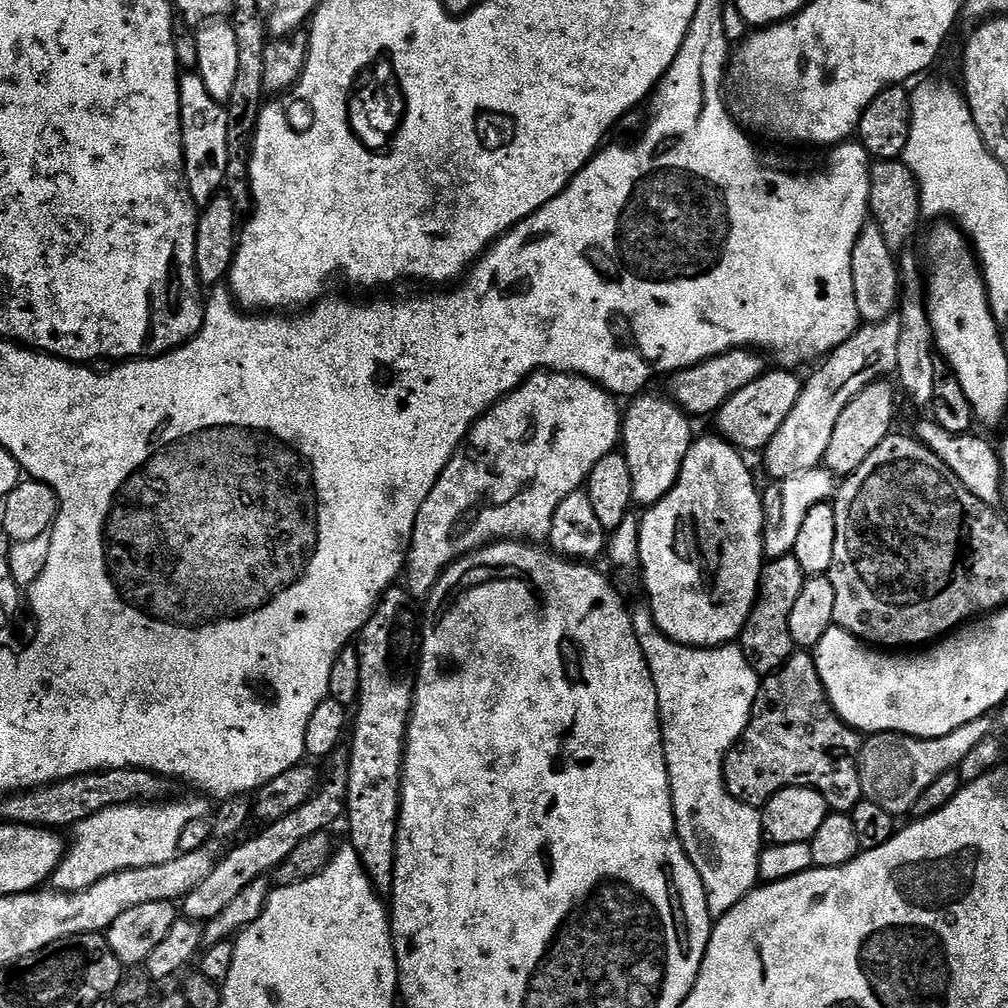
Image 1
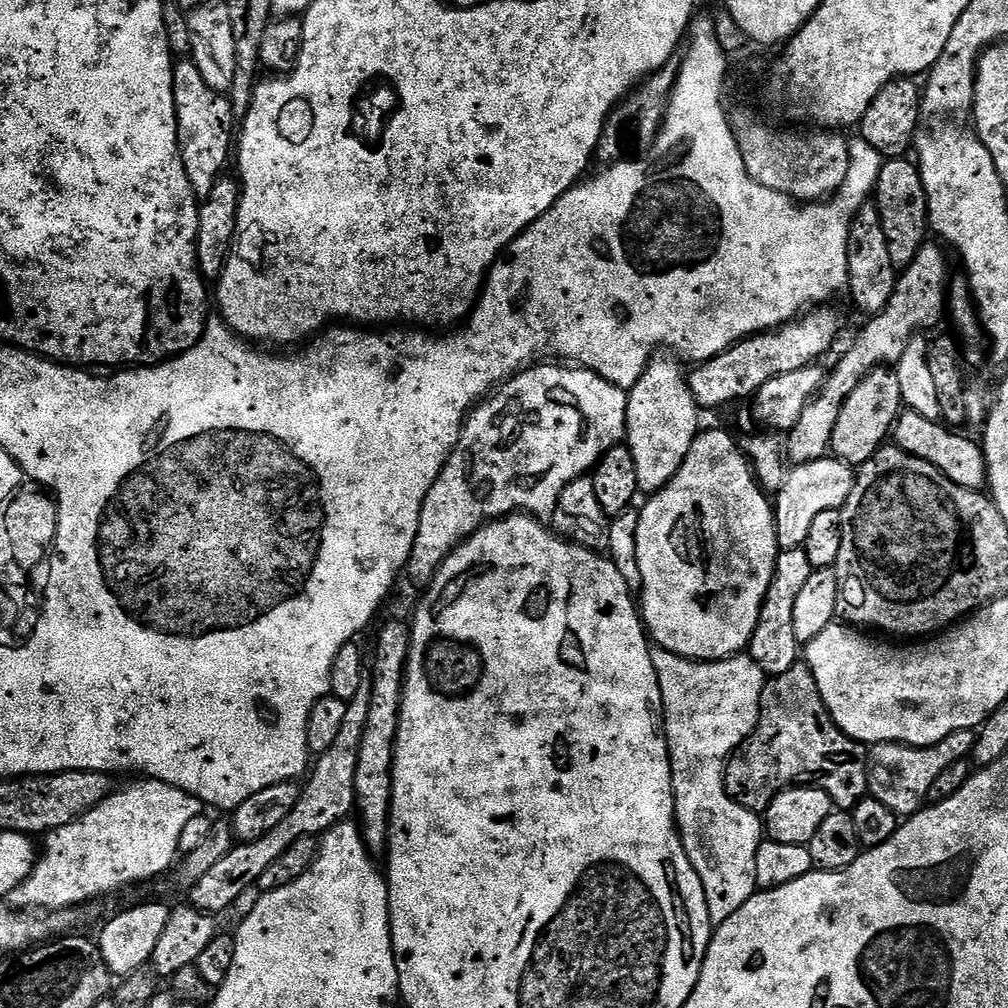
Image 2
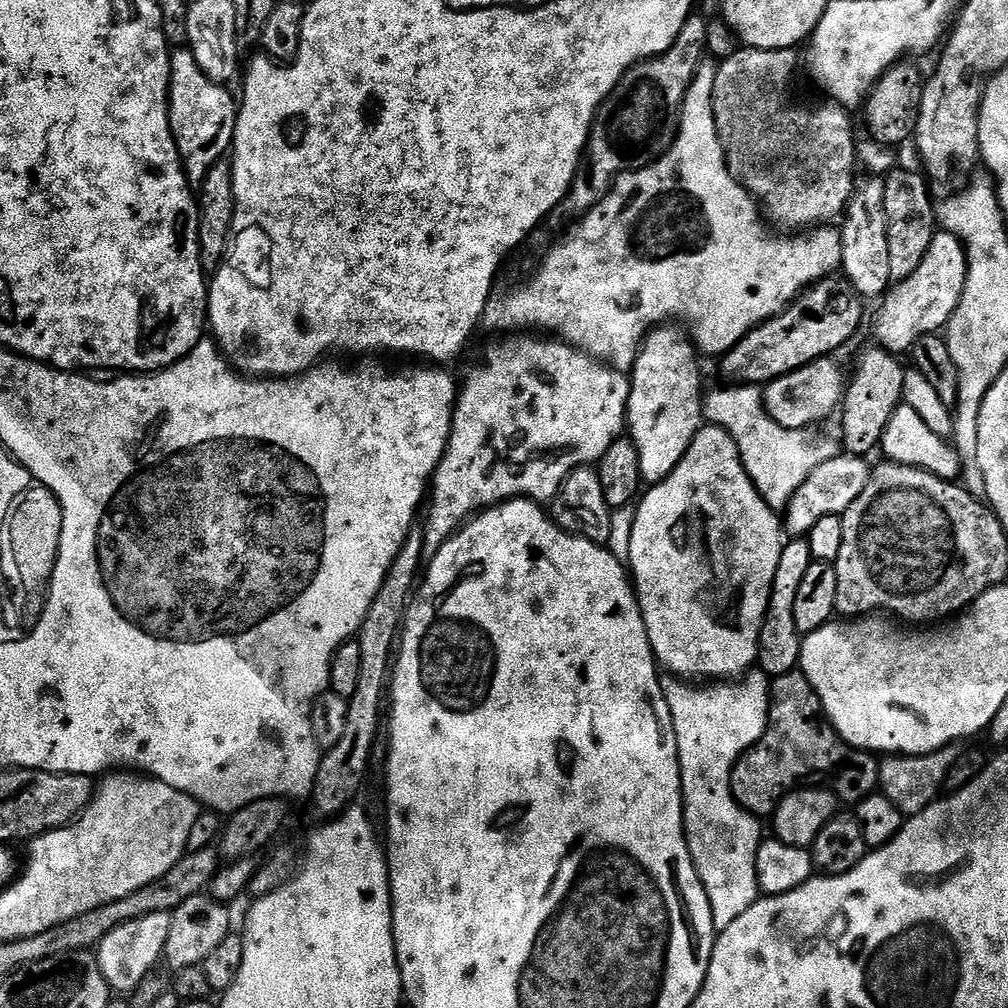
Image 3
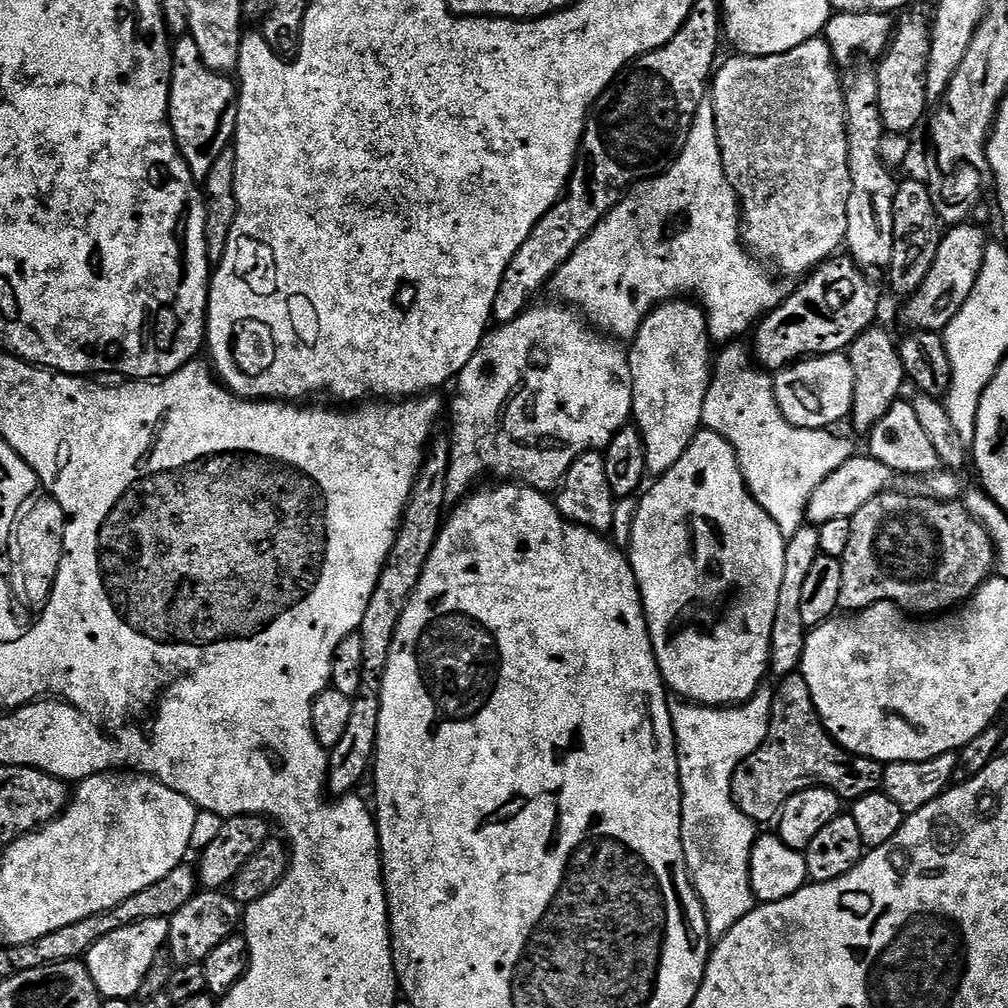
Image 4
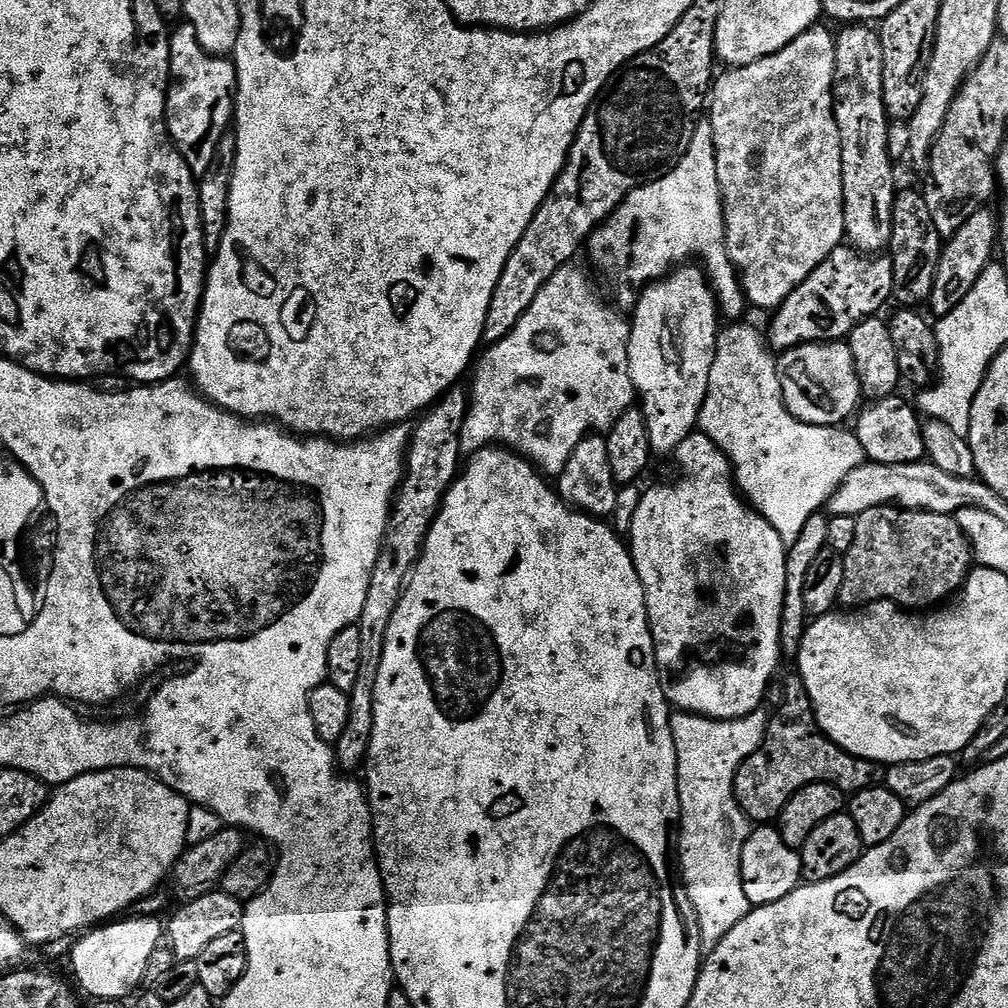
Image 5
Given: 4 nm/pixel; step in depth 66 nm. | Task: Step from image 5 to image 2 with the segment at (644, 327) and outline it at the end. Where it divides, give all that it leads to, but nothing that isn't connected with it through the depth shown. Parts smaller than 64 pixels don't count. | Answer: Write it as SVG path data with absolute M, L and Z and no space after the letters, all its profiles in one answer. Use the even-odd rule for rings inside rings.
M657 354L628 392L626 446L634 454L638 486L644 494L659 492L671 482L682 462L686 462L686 454L690 454L690 446L694 446L694 438L702 428L702 412L696 407L683 366L675 355Z

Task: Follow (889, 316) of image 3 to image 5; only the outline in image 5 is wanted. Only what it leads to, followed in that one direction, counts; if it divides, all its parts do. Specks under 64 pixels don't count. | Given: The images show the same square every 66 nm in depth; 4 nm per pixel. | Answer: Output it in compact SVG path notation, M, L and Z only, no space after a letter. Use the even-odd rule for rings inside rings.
M981 210L970 214L970 218L966 218L966 226L962 226L962 230L958 230L953 236L947 237L934 278L934 290L927 302L927 307L932 308L933 317L950 314L950 310L954 310L954 306L958 306L958 302L962 302L962 298L966 298L966 294L974 290L974 282L982 278L982 270L986 270L986 266L993 263L992 251L997 251L998 248L998 216L997 213L988 211Z

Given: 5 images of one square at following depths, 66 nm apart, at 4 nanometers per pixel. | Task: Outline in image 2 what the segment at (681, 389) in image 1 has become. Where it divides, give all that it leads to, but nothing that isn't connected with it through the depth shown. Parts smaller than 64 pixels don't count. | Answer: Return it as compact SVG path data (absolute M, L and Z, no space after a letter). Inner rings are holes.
M816 306L811 310L805 311L803 314L797 315L795 320L789 320L787 324L782 324L778 328L773 328L771 332L758 332L755 336L748 336L745 340L740 340L736 344L733 344L731 348L728 348L725 352L720 352L714 358L697 363L696 368L687 373L688 385L690 390L694 394L696 399L696 407L701 410L707 410L707 408L724 408L727 404L734 404L738 400L745 400L745 402L751 401L758 390L762 390L762 386L766 386L766 382L770 382L773 378L782 378L782 374L794 374L794 370L802 370L803 368L811 368L817 363L816 360L819 356L824 356L832 347L836 344L836 335L840 332L840 316L832 309L832 306Z

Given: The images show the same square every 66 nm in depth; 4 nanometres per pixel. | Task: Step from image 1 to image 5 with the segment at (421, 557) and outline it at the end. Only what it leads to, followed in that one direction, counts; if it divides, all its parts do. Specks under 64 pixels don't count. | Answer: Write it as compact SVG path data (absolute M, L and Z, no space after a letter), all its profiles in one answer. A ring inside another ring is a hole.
M571 262L559 268L550 282L538 290L538 296L530 302L530 310L522 314L518 326L514 326L506 338L485 347L484 357L482 352L475 361L471 373L470 407L460 435L461 453L471 454L489 446L503 446L519 452L525 460L531 460L545 477L556 478L566 462L570 462L574 446L578 446L584 436L591 432L607 433L619 416L633 407L634 389L628 357L631 323L625 317L623 320L611 303L600 301L587 274L575 266Z

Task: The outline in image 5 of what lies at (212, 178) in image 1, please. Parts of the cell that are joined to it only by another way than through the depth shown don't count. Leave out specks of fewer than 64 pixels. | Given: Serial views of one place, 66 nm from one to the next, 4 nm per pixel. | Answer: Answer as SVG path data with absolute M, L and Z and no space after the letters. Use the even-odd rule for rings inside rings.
M177 23L171 29L168 41L170 76L175 82L168 86L164 121L168 124L168 137L173 146L182 154L186 166L190 166L192 175L199 178L216 161L220 140L234 120L236 65L231 59L211 56L202 42L198 42L198 34L194 34L194 26L190 23Z

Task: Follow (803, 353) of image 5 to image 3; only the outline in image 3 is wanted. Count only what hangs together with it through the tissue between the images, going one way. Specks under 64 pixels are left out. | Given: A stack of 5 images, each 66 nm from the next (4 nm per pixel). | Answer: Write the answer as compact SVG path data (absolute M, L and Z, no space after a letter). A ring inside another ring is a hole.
M835 359L816 360L804 368L794 370L773 380L763 389L764 406L770 418L786 428L808 430L811 424L824 420L841 407L846 391L846 376L840 373Z

